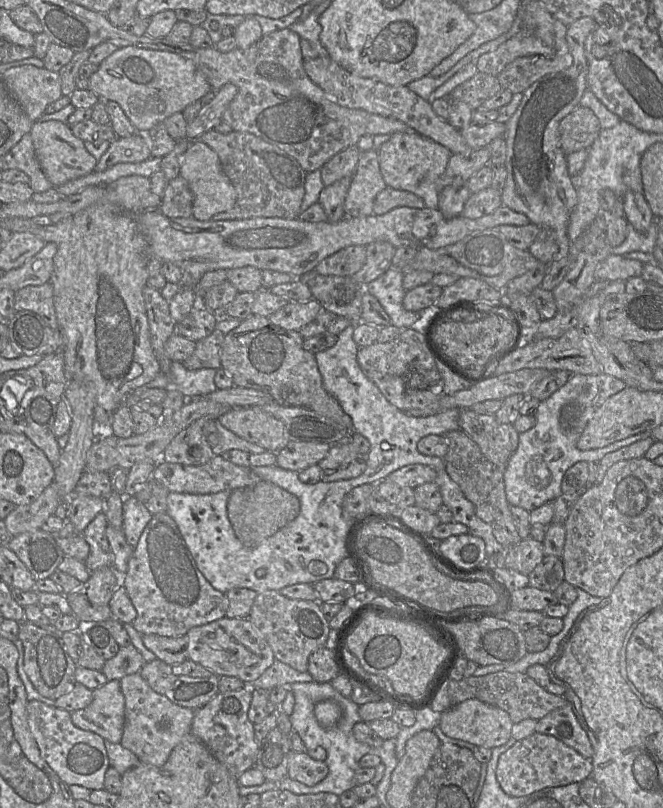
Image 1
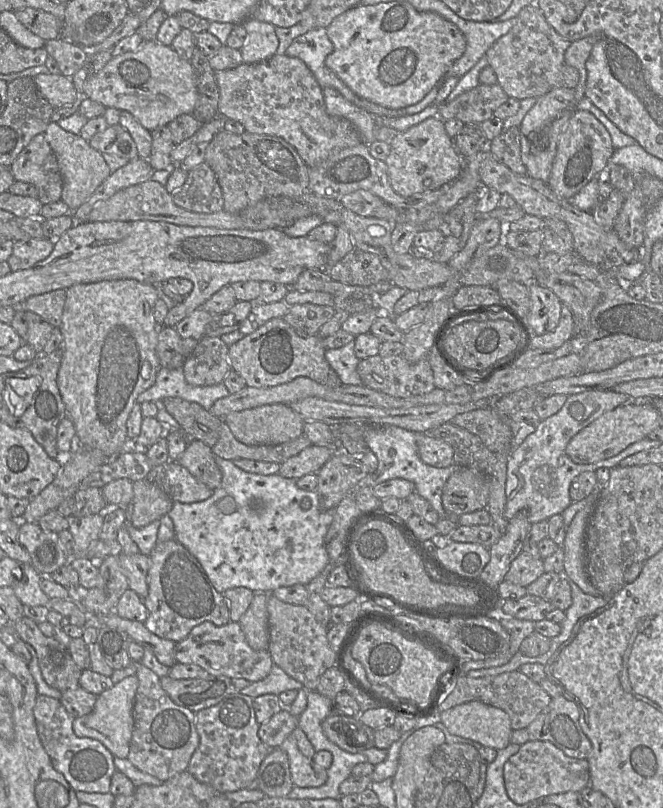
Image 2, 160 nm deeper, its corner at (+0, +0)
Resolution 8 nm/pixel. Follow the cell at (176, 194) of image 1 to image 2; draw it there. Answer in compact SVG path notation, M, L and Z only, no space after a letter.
M205 162L187 172L184 184L172 192L172 198L177 206L198 213L215 213L224 207L221 186Z

